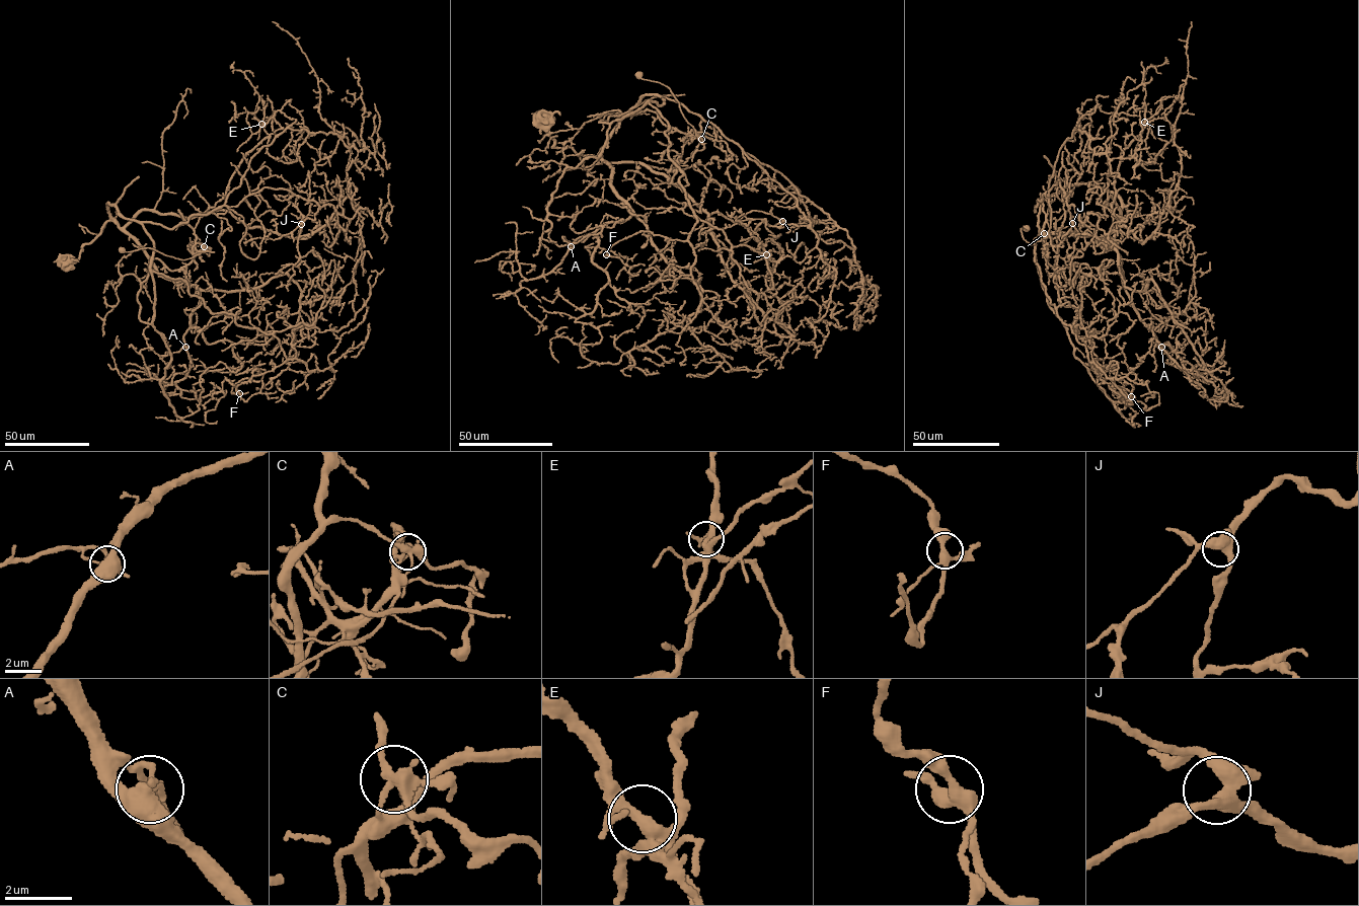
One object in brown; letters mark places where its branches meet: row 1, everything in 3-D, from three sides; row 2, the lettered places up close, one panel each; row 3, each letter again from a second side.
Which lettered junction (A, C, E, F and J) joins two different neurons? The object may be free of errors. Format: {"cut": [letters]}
{"cut": ["C"]}

